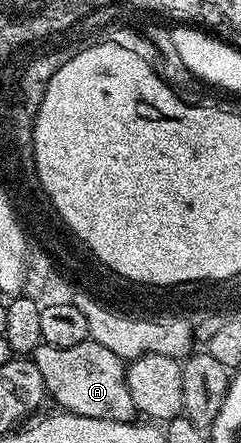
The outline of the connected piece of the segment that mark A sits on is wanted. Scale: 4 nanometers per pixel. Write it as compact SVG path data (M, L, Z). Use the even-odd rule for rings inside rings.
M88 339L77 343L77 347L40 344L33 352L33 360L41 379L45 379L47 395L57 399L65 413L114 421L129 421L136 416L133 395L129 395L127 386L127 365L101 343Z

